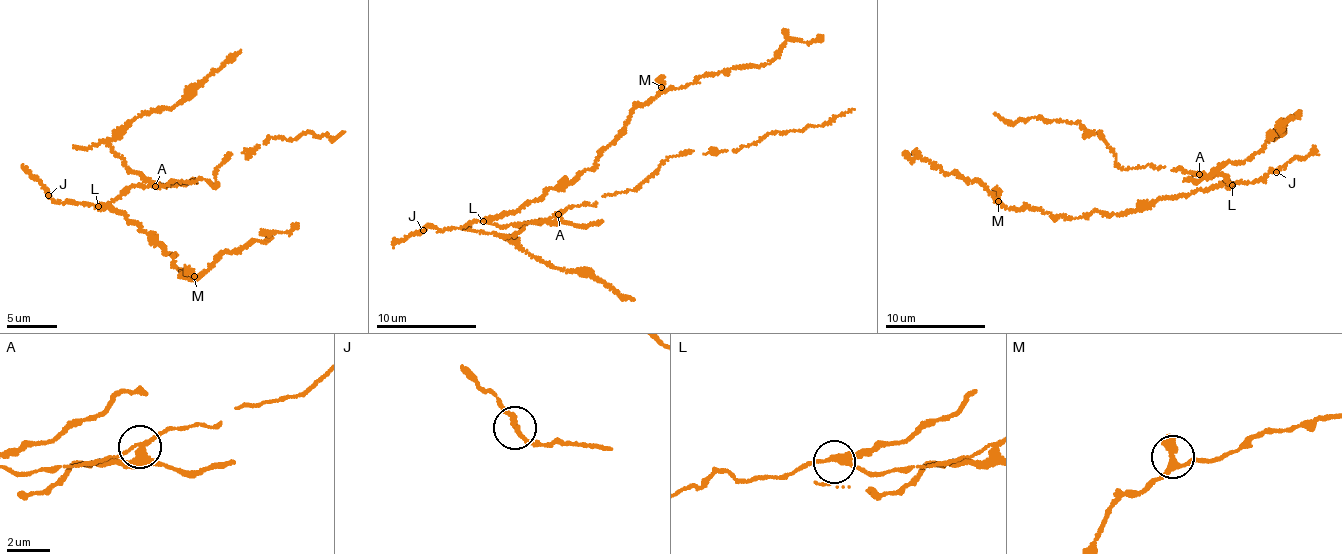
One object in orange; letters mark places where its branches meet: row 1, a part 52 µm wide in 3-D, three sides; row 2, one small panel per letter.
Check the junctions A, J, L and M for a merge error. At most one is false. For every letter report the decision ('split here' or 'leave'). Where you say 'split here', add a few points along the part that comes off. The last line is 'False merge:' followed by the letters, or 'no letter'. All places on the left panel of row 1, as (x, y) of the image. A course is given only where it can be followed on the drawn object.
A: split here; foreign part runs (155, 186), (132, 173), (115, 156), (111, 144), (114, 137), (144, 114), (171, 108), (241, 50)
J: leave
L: leave
M: leave
False merge: A

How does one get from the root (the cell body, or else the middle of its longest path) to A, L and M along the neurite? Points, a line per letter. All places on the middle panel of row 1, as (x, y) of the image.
A: (499, 215), (491, 222), (502, 226), (531, 221), (540, 222), (557, 215)
L: (499, 215), (490, 216), (483, 221)
M: (499, 215), (515, 213), (589, 170), (620, 135), (630, 113), (661, 87)

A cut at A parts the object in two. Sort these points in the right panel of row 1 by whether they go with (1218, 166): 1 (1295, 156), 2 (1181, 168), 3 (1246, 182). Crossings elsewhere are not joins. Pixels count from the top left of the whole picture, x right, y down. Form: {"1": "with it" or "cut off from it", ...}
{"1": "cut off from it", "2": "cut off from it", "3": "cut off from it"}

